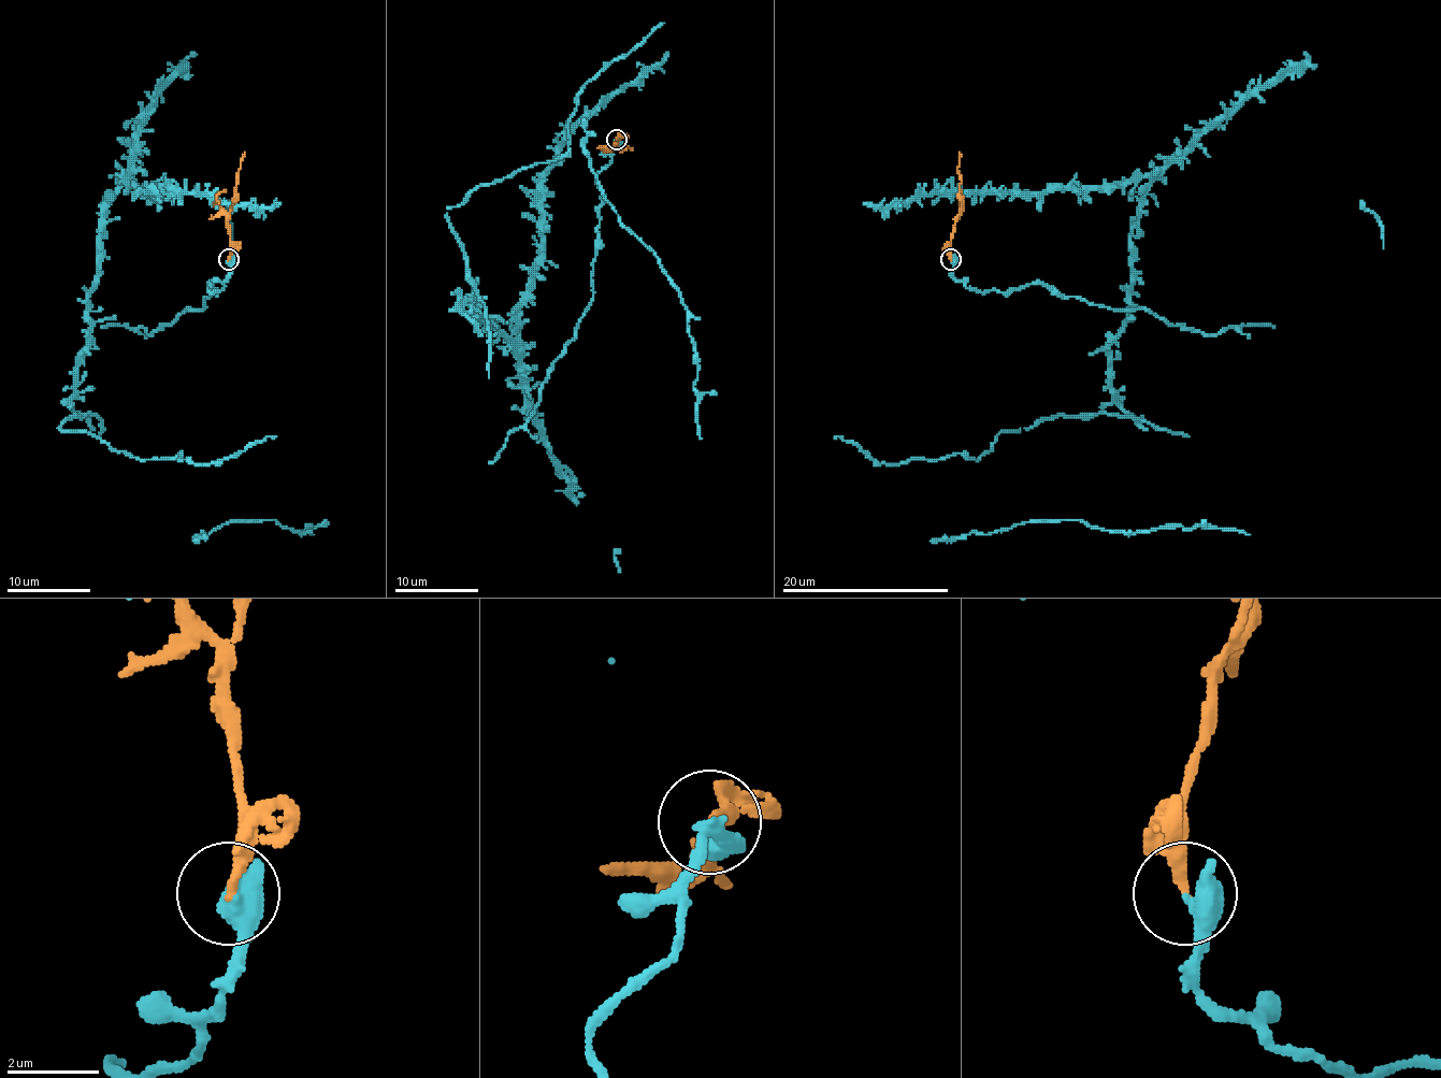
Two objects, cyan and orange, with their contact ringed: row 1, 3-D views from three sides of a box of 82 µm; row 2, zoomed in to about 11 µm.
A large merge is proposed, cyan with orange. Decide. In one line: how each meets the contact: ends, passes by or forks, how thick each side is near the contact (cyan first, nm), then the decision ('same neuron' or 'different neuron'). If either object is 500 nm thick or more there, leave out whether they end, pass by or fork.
cyan passes by; orange ends; calibres 480 and 240 nm; different neuron

